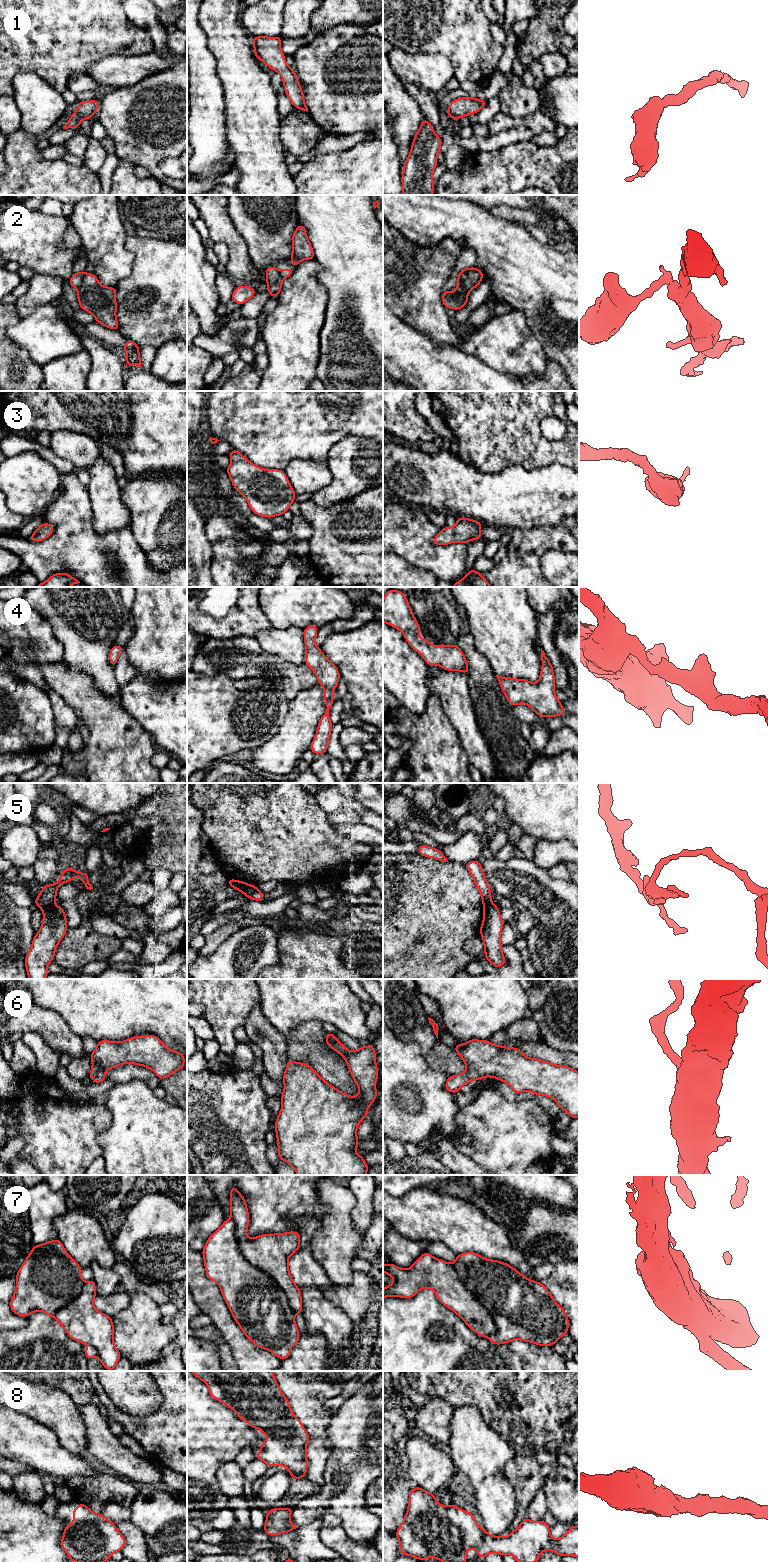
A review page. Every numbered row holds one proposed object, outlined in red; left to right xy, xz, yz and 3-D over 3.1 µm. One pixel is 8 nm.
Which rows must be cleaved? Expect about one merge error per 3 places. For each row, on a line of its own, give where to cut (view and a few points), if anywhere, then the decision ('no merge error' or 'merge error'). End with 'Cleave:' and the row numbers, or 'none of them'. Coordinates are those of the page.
1: no cut; no merge error
2: cut in xy along (85, 272), (82, 282), (77, 288); merge error
3: no cut; no merge error
4: no cut; no merge error
5: cut in xy along (54, 904), (43, 910); merge error
6: no cut; no merge error
7: cut in xz along (237, 1240), (243, 1256), (277, 1283), (295, 1313); merge error
8: no cut; no merge error
Cleave: 2, 5, 7

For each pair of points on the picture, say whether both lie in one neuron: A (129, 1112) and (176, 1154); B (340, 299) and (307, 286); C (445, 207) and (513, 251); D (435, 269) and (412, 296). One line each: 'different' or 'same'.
A: same
B: different
C: same
D: same

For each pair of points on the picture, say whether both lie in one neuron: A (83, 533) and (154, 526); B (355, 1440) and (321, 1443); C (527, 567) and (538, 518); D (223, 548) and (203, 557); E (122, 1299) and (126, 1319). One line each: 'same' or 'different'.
A: different
B: different
C: different
D: different
E: different

